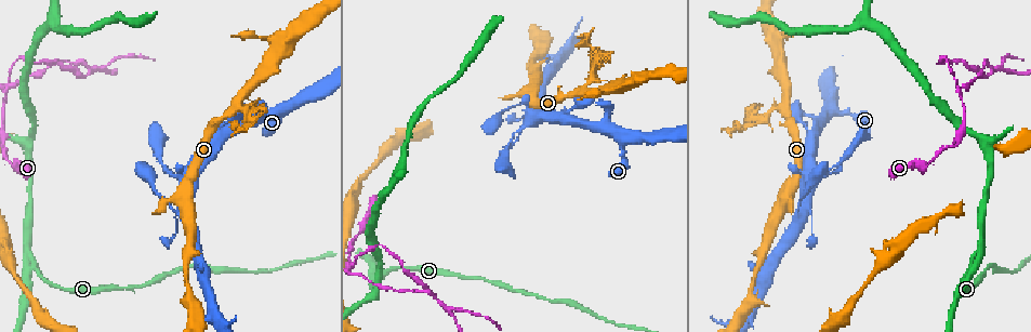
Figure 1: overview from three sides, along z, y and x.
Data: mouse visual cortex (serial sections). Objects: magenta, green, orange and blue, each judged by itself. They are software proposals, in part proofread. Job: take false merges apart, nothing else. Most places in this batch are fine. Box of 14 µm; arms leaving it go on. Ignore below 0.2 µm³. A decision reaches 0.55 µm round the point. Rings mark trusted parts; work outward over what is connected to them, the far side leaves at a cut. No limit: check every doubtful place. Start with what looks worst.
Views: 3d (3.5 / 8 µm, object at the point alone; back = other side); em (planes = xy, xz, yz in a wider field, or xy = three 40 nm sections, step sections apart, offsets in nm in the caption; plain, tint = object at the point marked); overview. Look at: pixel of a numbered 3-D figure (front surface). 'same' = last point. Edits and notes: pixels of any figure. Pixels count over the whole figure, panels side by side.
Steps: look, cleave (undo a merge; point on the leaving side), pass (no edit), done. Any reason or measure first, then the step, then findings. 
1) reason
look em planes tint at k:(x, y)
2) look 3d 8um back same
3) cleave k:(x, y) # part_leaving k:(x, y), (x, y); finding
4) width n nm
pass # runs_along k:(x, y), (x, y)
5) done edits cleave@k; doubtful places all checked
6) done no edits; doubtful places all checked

three arms meet
look 3d 3.5um at 1:(35, 260)

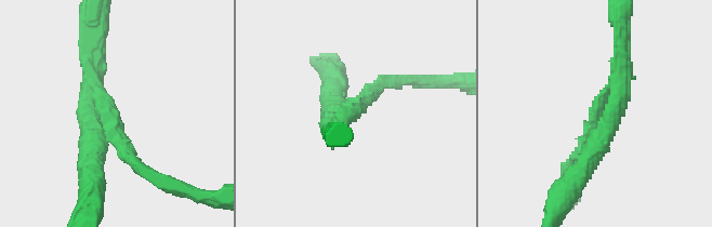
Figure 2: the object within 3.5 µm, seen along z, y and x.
arms 3; arm_widths 200, 250, 300 nm
look em planes tint at 2:(111, 118)

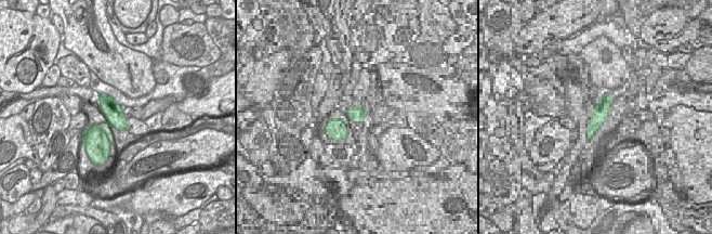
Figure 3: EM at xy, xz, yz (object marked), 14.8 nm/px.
pass # runs_along 2:(147, 174), (123, 151), (91, 58); all the same cell

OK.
thin neck
look 3d 3.5um at 1:(938, 64)

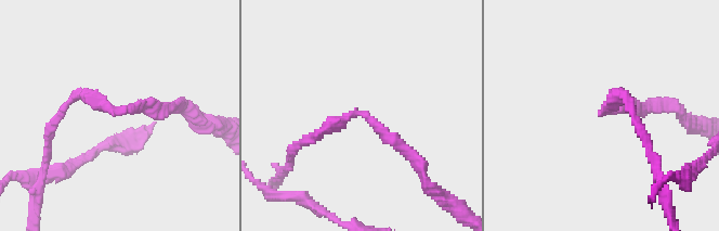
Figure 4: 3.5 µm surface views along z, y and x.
arm_widths 150, 200 nm; shape alone is not enough
look em xy step 5 tint at 4:(123, 108)

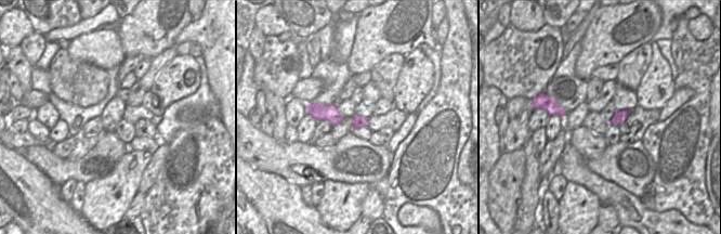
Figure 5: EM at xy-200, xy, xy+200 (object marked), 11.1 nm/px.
width 140 nm
pass # runs_along 4:(309, 139), (358, 112), (419, 164); continuous, no second cell

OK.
side arm on a straight run
look 3d 3.5um at 1:(90, 72)

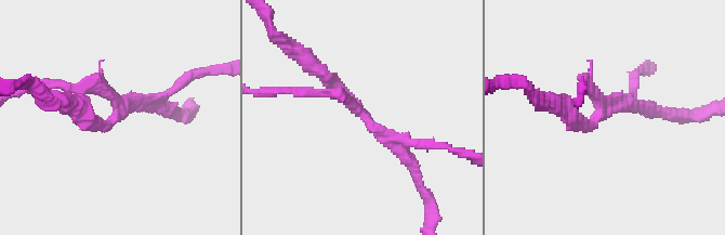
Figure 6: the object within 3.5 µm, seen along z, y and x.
arms 3; arm_widths 150, 150, 250 nm; shape alone is not enough
look em xy step 2 tint at 6:(597, 114)

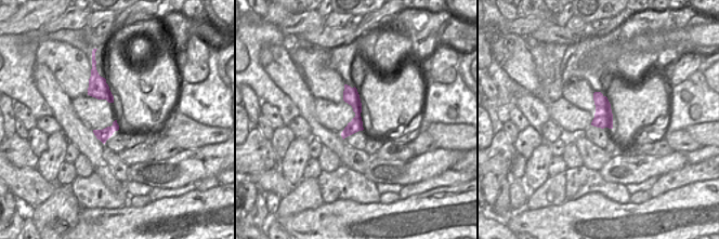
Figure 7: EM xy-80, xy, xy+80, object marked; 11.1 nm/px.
another direction
look em xy step 3 tint same

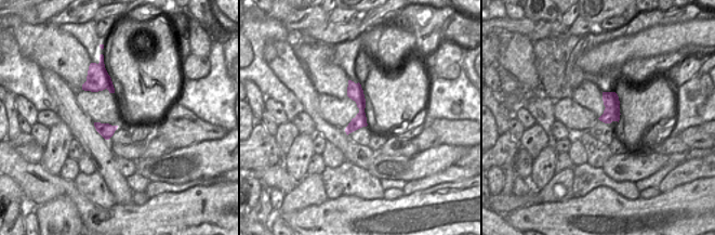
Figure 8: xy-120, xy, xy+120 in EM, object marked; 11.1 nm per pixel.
cleave 6:(190, 75) # part_leaving 6:(358, 109), (334, 93), (272, 93); two cells meet here

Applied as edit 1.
side arm on a straight run
look 3d 8um at 1:(786, 116)

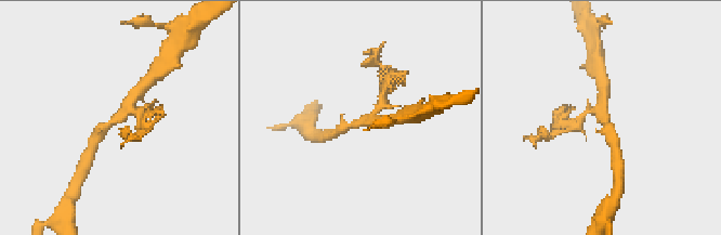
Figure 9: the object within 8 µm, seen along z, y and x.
arms 3; arm_widths 150, 300, 350 nm; need the tissue
look em xy step 2 tint at 9:(115, 119)

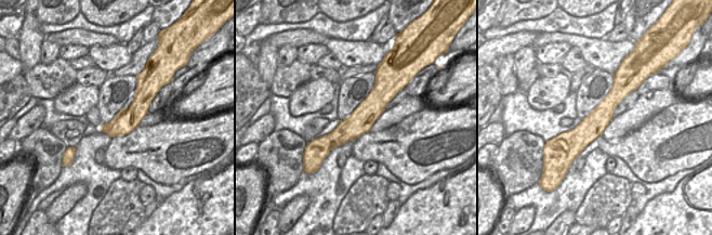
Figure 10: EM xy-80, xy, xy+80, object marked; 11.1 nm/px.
pass # runs_along 9:(96, 140), (138, 93); continuous, no second cell

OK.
abrupt turn
look 3d 8um at 1:(772, 109)

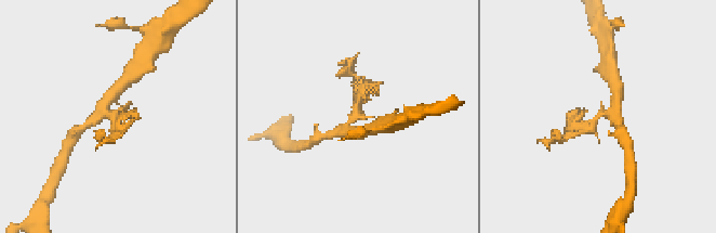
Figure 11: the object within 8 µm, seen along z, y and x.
closer look
look 3d 3.5um back at 11:(356, 117)

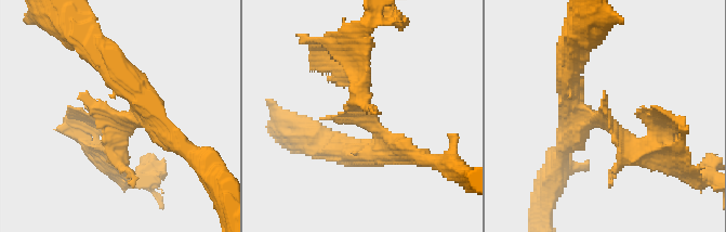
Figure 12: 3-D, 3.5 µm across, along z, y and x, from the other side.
shape alone is not enough
look em planes tint at 12:(604, 120)

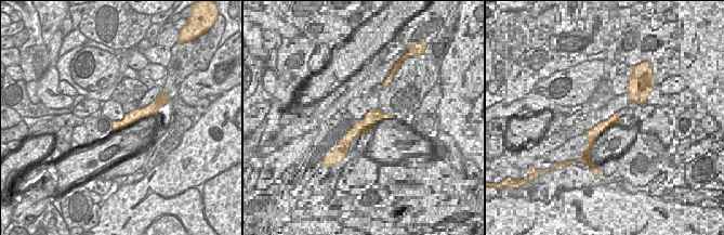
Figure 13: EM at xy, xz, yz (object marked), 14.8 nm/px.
pass # runs_along 12:(417, 155), (364, 116), (354, 61); all the same cell

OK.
done edits cleave@6; doubtful places all checked

